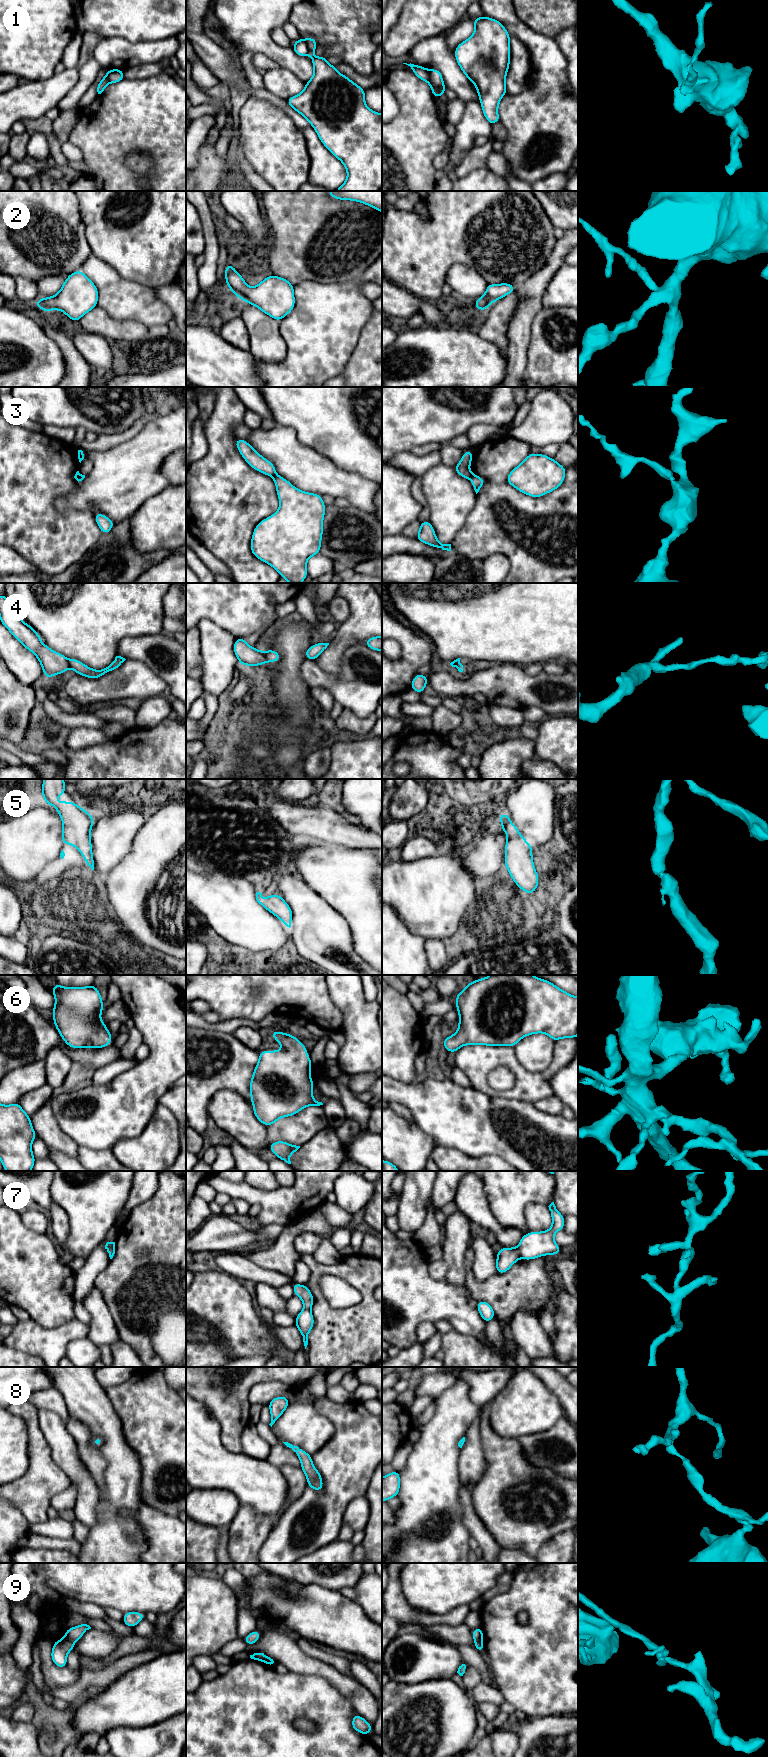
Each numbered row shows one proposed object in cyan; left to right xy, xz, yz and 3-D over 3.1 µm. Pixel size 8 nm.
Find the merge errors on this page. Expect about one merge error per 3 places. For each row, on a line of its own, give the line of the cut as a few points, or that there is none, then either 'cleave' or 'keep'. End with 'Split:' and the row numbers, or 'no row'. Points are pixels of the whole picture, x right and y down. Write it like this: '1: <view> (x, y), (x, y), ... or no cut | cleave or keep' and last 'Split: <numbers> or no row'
1: xz (303, 39), (311, 56) | cleave
2: no cut | keep
3: yz (472, 473), (469, 478) | cleave
4: xz (263, 652), (266, 661) | cleave
5: no cut | keep
6: no cut | keep
7: yz (517, 1247), (520, 1256) | cleave
8: no cut | keep
9: xy (65, 1637), (73, 1643) | cleave
Split: 1, 3, 4, 7, 9

